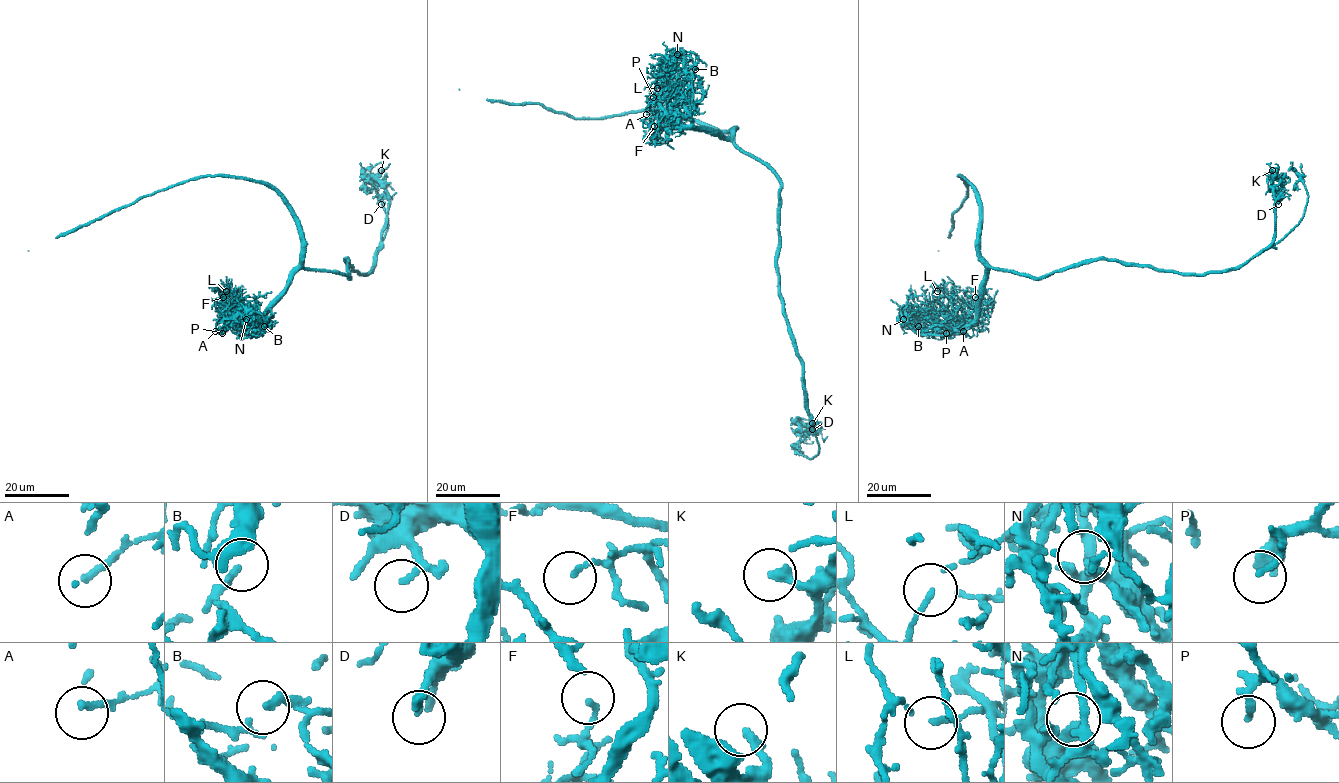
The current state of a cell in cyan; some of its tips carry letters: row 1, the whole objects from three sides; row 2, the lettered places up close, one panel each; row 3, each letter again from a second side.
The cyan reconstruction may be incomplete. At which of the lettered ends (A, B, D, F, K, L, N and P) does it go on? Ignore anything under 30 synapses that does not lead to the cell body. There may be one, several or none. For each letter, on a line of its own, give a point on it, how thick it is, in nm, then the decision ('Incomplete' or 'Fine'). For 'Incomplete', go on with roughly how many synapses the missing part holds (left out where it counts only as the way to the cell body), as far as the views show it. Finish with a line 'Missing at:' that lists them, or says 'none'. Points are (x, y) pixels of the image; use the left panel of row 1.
A: Place: (215, 331). Thickness 160 nm. Fine
B: Place: (264, 326). Thickness 200 nm. Fine
D: Place: (381, 204). Thickness 150 nm. Fine
F: Place: (223, 297). Thickness 150 nm. Fine
K: Place: (381, 170). Thickness 280 nm. Fine
L: Place: (226, 291). Thickness 100 nm. Fine
N: Place: (246, 319). Thickness 340 nm. Fine
P: Place: (222, 333). Thickness 170 nm. Fine
Missing at: none

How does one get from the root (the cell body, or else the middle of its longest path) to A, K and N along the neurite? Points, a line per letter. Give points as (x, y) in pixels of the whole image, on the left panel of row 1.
A: (337, 273), (300, 268), (286, 291), (256, 321), (237, 325), (227, 320), (215, 331)
K: (337, 273), (350, 279), (347, 259), (359, 274), (373, 269), (388, 206), (387, 187), (379, 179), (381, 170)
N: (337, 273), (300, 268), (260, 324), (262, 335), (255, 331), (252, 321), (249, 324), (246, 319)

